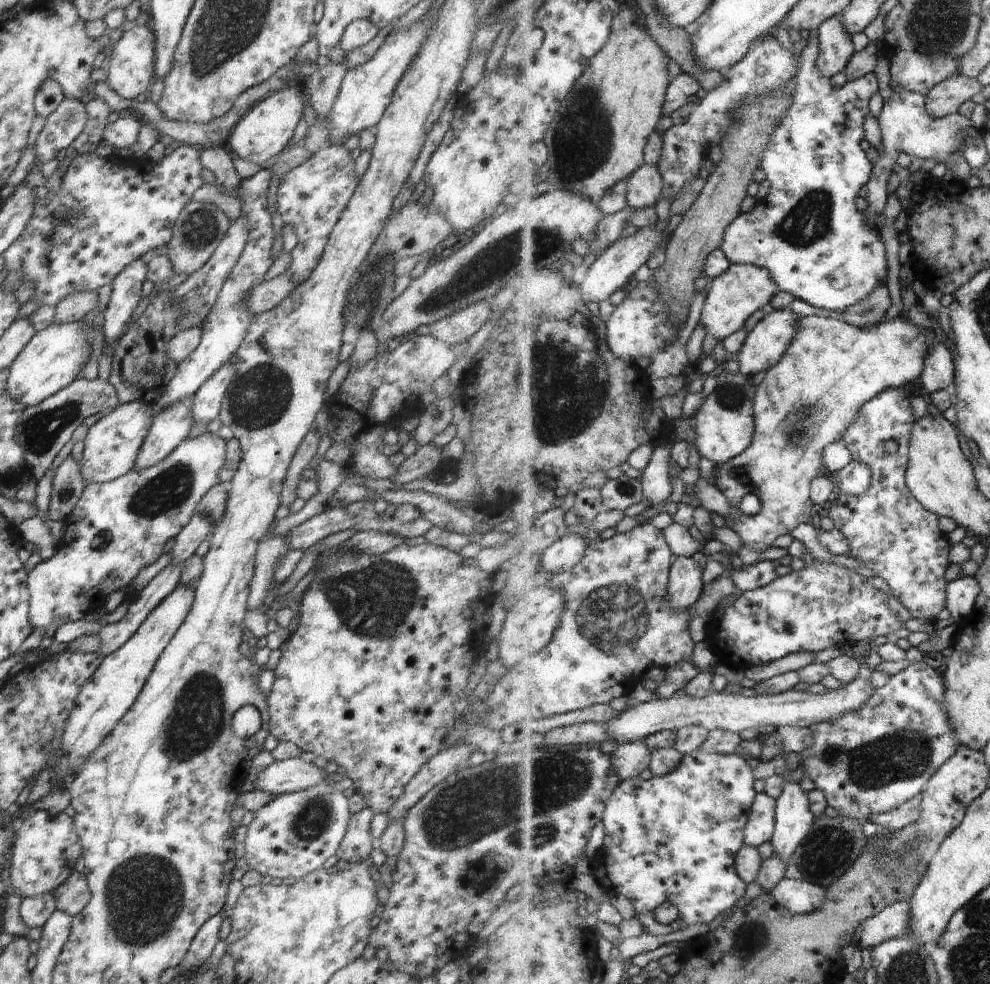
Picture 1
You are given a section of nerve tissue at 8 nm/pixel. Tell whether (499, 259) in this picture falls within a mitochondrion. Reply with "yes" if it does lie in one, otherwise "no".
yes

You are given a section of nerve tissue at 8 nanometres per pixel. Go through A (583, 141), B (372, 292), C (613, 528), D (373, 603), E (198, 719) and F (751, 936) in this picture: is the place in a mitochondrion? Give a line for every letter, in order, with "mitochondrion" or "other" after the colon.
A: mitochondrion
B: mitochondrion
C: other
D: mitochondrion
E: mitochondrion
F: mitochondrion

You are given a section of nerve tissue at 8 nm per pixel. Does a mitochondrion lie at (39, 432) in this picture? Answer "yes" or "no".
yes

